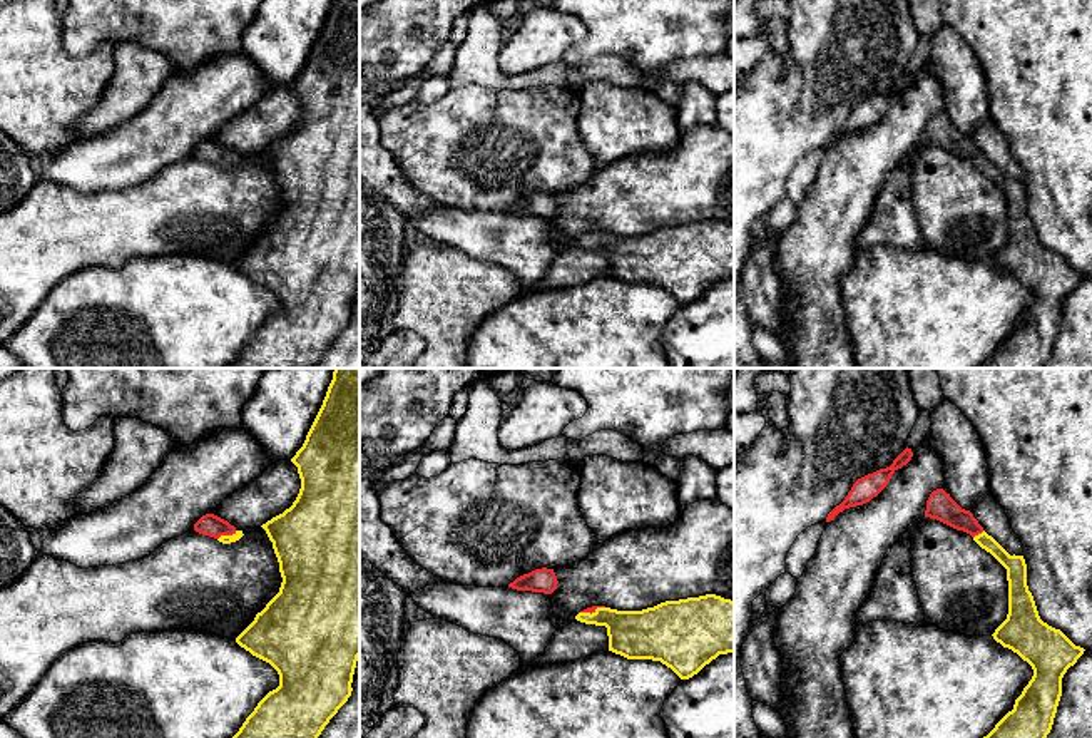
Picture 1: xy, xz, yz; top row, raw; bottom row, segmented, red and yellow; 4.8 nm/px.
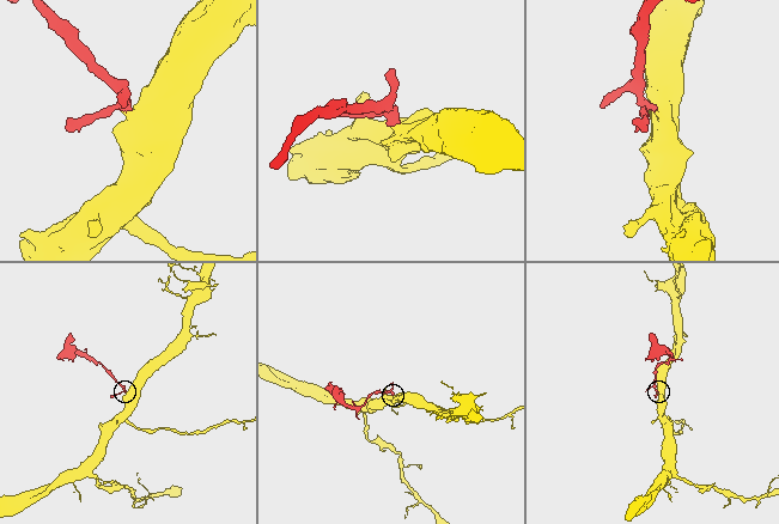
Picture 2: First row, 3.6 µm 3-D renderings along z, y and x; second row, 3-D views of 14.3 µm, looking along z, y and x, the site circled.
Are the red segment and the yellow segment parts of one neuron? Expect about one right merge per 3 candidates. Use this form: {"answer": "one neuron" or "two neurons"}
{"answer": "one neuron"}

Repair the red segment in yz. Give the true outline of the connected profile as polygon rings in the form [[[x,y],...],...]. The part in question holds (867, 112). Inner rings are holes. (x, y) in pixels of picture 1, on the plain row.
[[[905,74],[890,92],[880,94],[873,99],[868,99],[861,104],[858,104],[845,126],[836,131],[826,142],[826,147],[833,146],[839,137],[850,132],[863,131],[870,127],[873,122],[876,122],[890,107],[891,100],[906,90],[913,82],[911,74]]]

